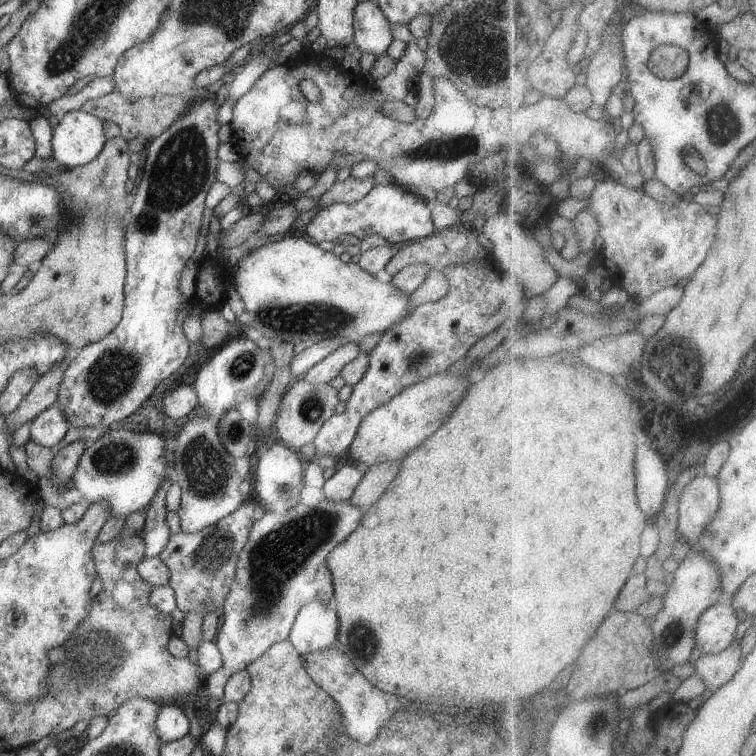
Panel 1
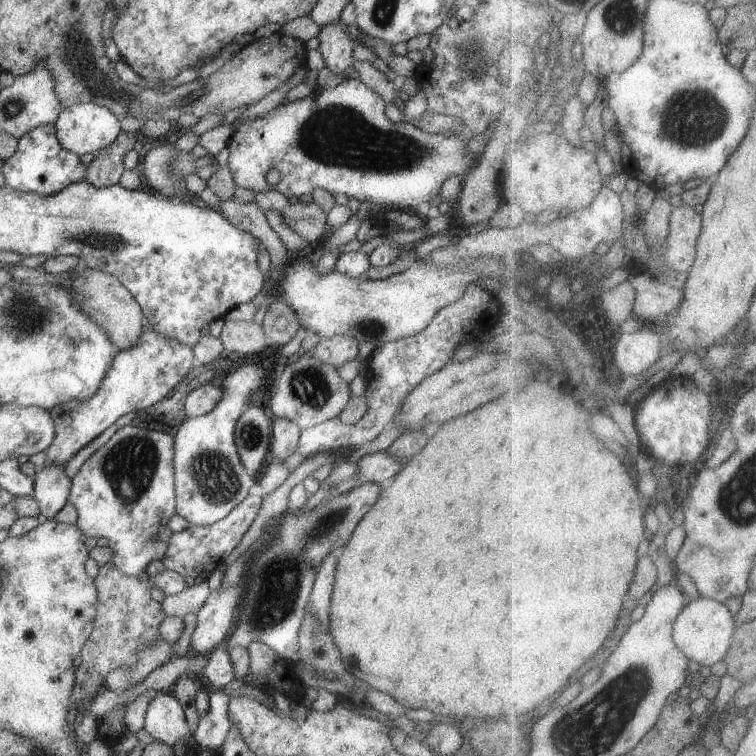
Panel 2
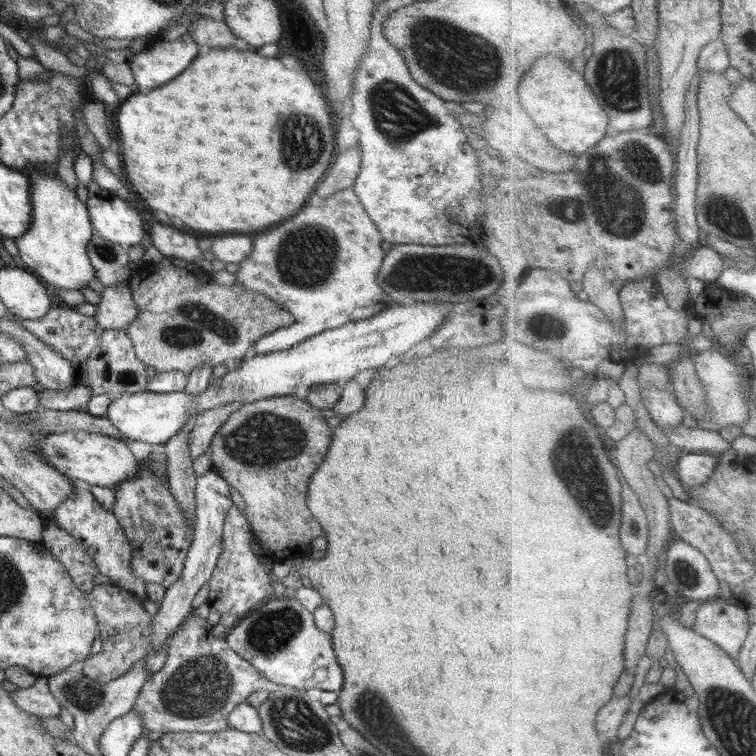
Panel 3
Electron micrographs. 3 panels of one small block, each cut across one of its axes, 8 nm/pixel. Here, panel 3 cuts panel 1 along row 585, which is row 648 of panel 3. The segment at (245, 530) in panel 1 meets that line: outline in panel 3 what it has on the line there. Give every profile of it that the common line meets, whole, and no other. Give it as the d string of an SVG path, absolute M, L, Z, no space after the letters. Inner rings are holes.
M190 613L185 618L184 625L180 625L176 632L173 632L166 655L166 665L160 671L151 674L149 680L144 682L132 711L140 713L146 732L151 730L163 733L220 732L231 728L228 722L229 714L240 703L247 701L252 693L260 689L274 692L278 688L276 683L264 678L251 662L230 648L226 642L225 630L208 626L206 619Z

